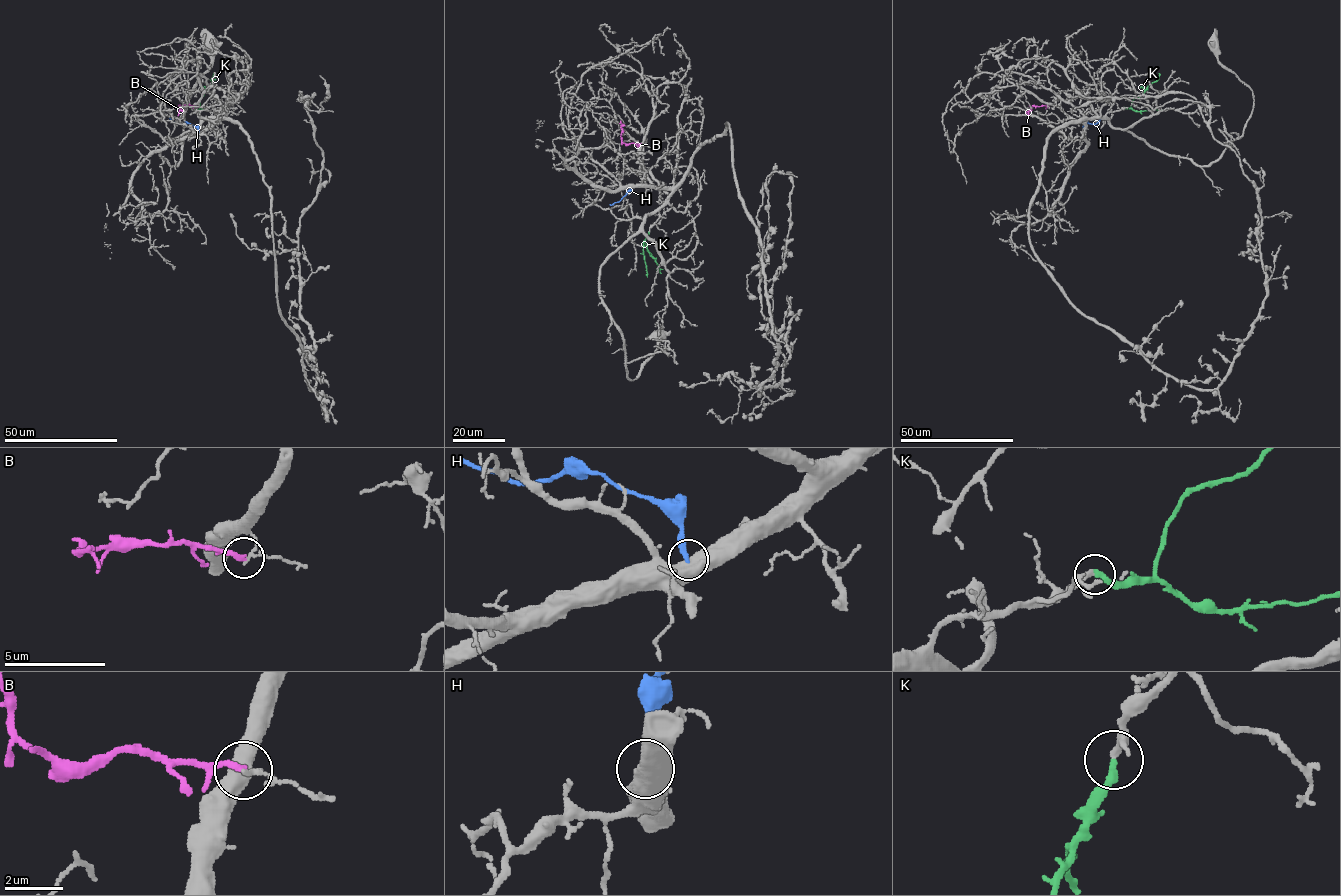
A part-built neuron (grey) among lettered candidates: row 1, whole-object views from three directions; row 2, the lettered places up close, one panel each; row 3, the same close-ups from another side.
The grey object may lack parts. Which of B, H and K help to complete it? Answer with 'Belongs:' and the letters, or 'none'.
Belongs: K

